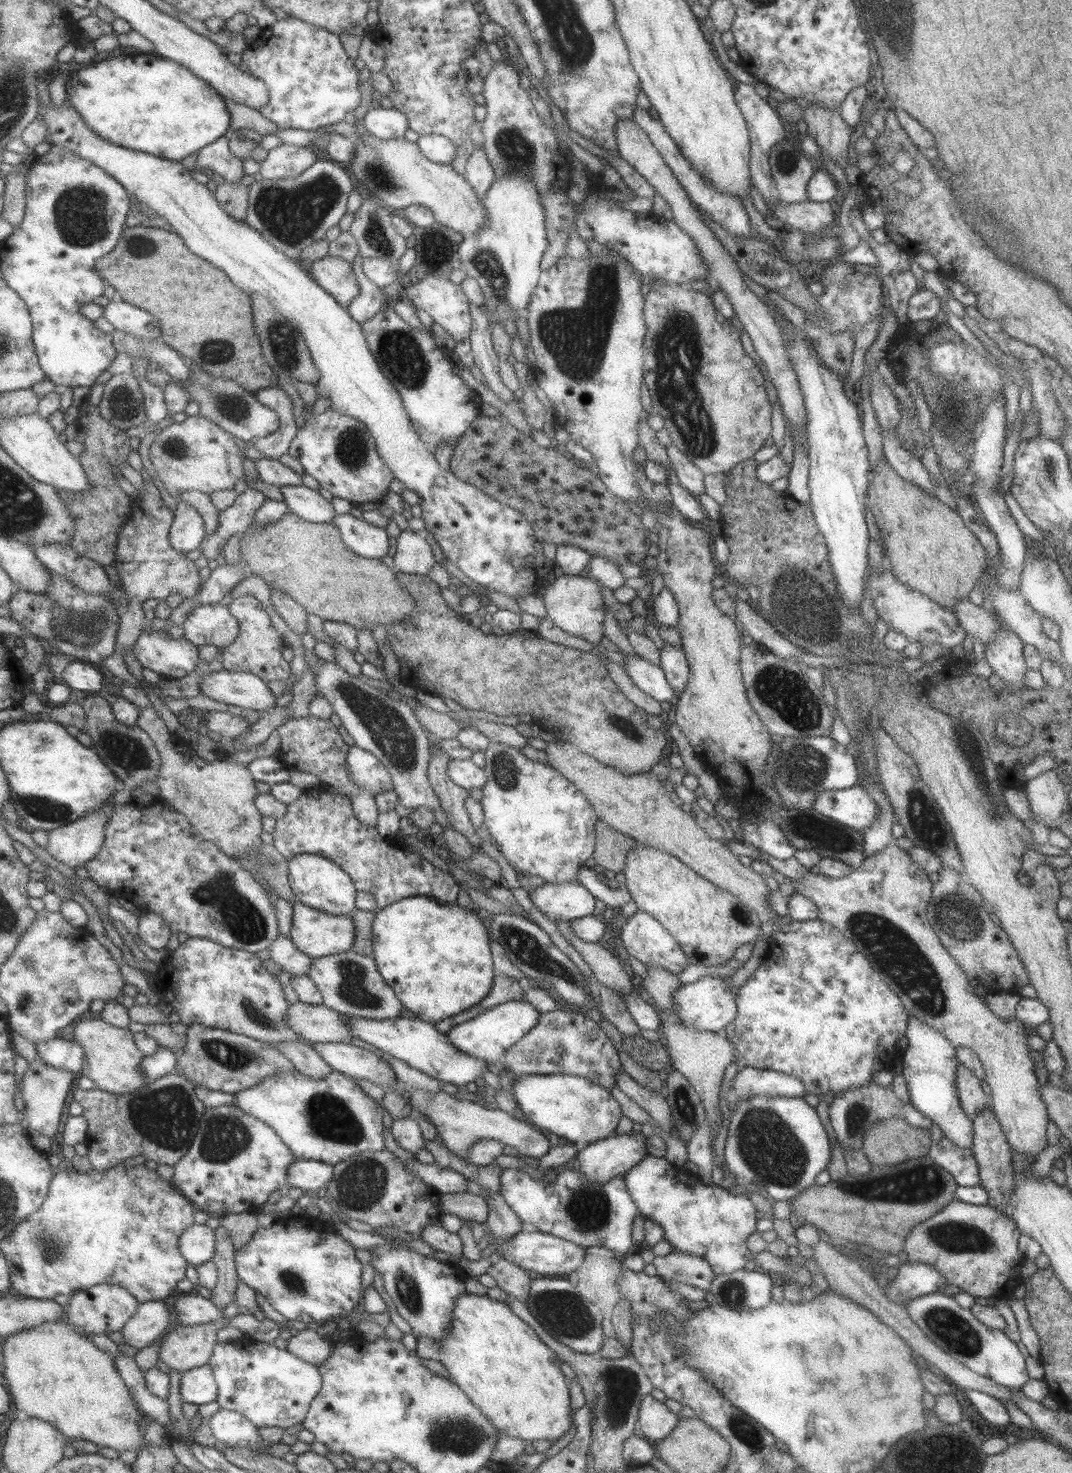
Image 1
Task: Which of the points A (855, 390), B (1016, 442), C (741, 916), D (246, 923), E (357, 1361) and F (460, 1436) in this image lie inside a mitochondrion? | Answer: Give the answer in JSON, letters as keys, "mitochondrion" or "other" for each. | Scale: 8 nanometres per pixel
{"A":"other","B":"other","C":"mitochondrion","D":"mitochondrion","E":"other","F":"mitochondrion"}

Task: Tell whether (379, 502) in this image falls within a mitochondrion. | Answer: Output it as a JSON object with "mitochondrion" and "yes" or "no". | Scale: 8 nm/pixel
{"mitochondrion":"no"}

